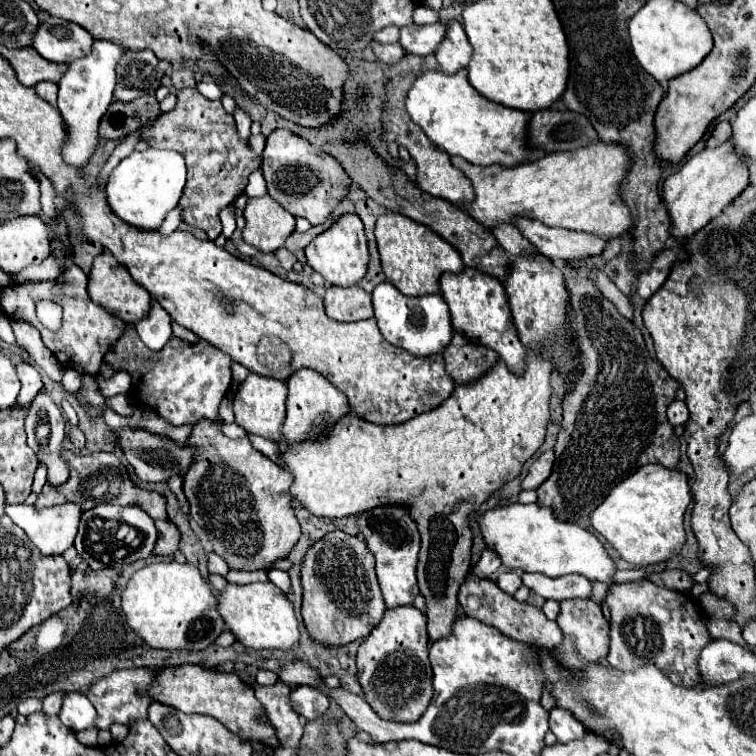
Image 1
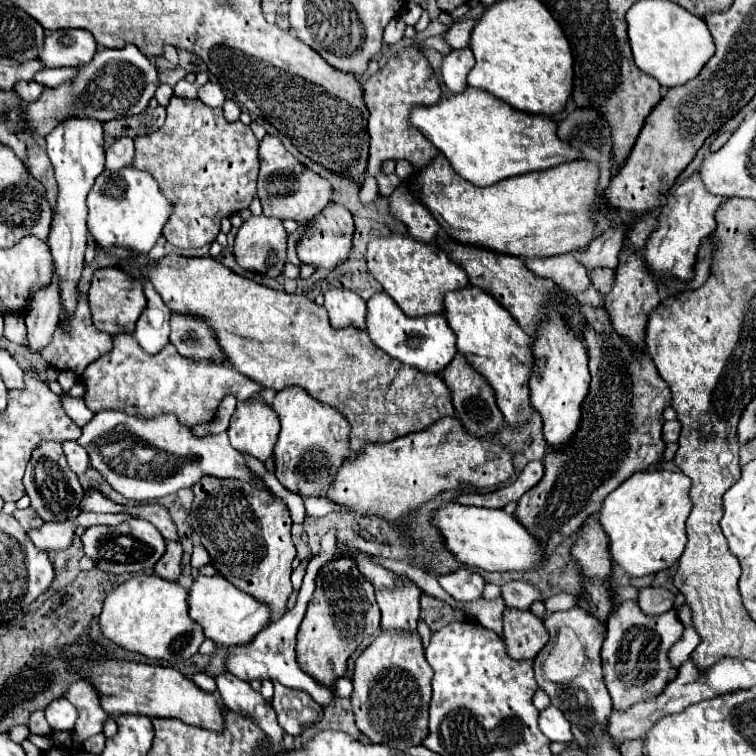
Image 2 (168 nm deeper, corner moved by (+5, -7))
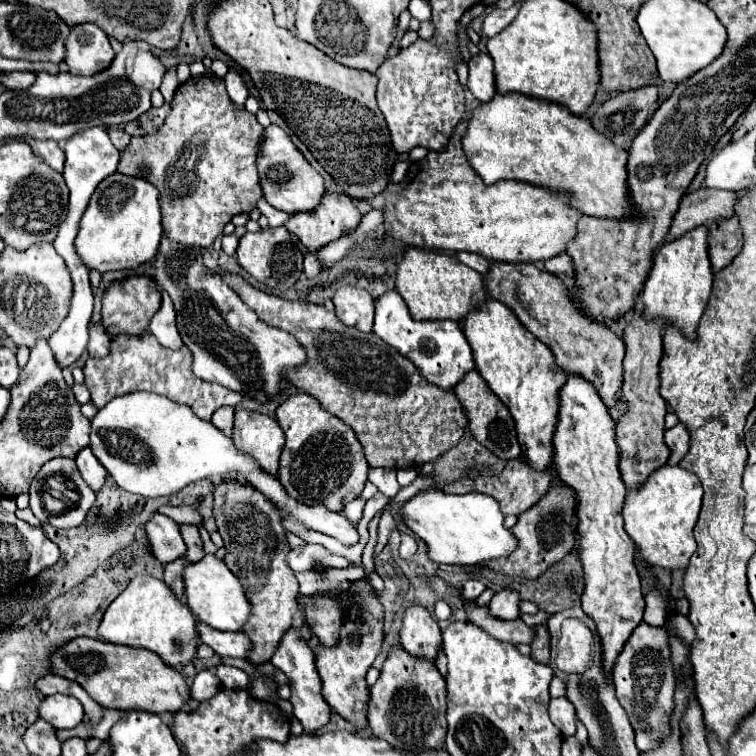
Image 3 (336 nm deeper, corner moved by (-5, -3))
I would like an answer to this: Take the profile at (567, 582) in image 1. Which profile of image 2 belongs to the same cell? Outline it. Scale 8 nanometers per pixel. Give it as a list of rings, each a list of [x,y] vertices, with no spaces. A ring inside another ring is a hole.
[[[522,581],[506,583],[500,587],[500,591],[502,591],[502,601],[508,609],[528,609],[536,599],[540,599],[538,589]]]

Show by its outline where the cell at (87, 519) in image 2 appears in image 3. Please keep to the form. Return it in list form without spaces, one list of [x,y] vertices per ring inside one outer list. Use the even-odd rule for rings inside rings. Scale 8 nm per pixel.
[[[164,505],[164,507],[158,509],[158,513],[174,519],[176,523],[194,523],[198,527],[202,525],[200,523],[200,515],[196,513],[194,507],[186,507],[186,505],[184,507],[170,507],[170,505]]]

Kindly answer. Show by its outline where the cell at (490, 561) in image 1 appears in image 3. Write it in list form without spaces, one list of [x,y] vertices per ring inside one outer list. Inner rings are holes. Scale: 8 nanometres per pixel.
[[[468,579],[468,581],[464,583],[464,587],[462,587],[462,595],[464,595],[464,597],[470,597],[470,601],[472,601],[472,599],[476,599],[484,589],[486,589],[486,585],[484,585],[482,581],[478,581],[478,579]]]

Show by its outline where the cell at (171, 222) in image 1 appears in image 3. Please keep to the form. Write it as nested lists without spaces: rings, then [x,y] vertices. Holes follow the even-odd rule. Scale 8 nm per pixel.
[[[162,291],[162,305],[150,321],[150,333],[166,349],[182,347],[182,339],[180,339],[180,333],[176,329],[176,311],[174,311],[172,299],[168,297],[166,291]]]

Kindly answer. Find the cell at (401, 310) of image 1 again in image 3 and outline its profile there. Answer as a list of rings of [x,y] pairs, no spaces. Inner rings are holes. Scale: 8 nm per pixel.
[[[388,291],[376,299],[374,333],[408,357],[420,369],[420,373],[438,387],[452,389],[462,379],[462,375],[474,367],[472,349],[458,321],[416,321],[410,317],[408,307],[398,291]]]

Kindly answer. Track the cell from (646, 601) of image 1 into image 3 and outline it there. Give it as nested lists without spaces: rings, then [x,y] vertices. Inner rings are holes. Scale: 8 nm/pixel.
[[[640,623],[626,645],[622,647],[614,667],[612,681],[618,693],[618,701],[622,701],[630,725],[636,731],[636,747],[640,751],[650,751],[660,745],[660,741],[670,735],[670,713],[674,709],[674,689],[676,689],[676,671],[670,657],[670,637],[664,627],[650,627],[648,623]]]

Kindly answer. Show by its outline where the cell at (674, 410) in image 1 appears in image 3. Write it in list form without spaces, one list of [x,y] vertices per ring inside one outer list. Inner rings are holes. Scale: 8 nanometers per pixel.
[[[678,423],[676,427],[668,429],[668,431],[664,433],[664,441],[666,441],[666,445],[668,445],[670,451],[672,451],[672,457],[670,457],[668,463],[670,463],[670,465],[678,465],[678,461],[686,455],[688,441],[690,441],[690,435],[688,435],[686,427],[684,427],[682,423]]]

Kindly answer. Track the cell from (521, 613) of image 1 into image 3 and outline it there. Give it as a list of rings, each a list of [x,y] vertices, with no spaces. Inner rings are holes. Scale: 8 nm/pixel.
[[[536,625],[534,629],[534,639],[530,643],[530,657],[538,663],[548,663],[550,661],[550,633],[546,625]]]

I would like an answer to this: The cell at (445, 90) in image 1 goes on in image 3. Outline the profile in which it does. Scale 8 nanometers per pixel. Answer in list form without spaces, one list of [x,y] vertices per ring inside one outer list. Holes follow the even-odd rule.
[[[496,93],[490,101],[480,103],[466,115],[466,133],[462,137],[462,149],[472,169],[482,177],[484,183],[496,183],[502,179],[526,181],[540,187],[572,193],[572,205],[584,215],[600,217],[626,217],[632,213],[626,189],[626,159],[628,153],[606,141],[588,119],[572,115],[566,107],[548,101],[538,101],[520,93]]]

